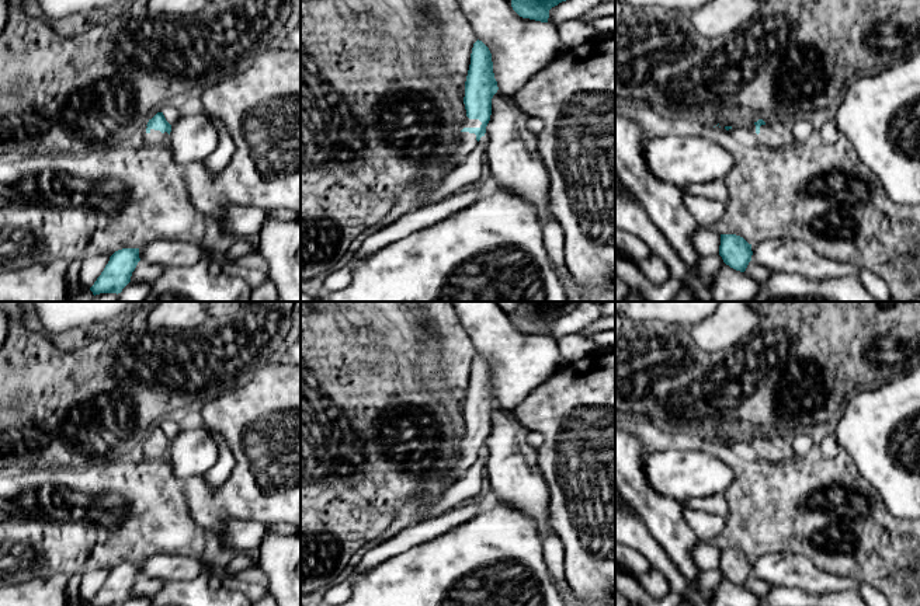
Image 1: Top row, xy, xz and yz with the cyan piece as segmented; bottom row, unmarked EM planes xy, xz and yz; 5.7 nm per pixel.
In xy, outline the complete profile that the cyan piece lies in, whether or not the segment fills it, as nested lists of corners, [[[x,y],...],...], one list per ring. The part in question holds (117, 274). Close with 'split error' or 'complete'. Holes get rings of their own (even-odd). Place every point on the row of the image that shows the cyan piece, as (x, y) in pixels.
[[[139,248],[115,251],[90,290],[94,296],[100,293],[121,293],[131,282],[132,272],[139,261]]] | complete

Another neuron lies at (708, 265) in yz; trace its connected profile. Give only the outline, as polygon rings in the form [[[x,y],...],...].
[[[719,254],[716,255],[707,255],[701,257],[699,265],[698,265],[698,275],[701,278],[709,278],[712,276],[722,265],[723,260]]]

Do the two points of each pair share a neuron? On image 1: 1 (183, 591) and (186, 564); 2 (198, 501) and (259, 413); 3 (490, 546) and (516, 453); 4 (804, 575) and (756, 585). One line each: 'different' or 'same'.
1: different
2: same
3: different
4: different

